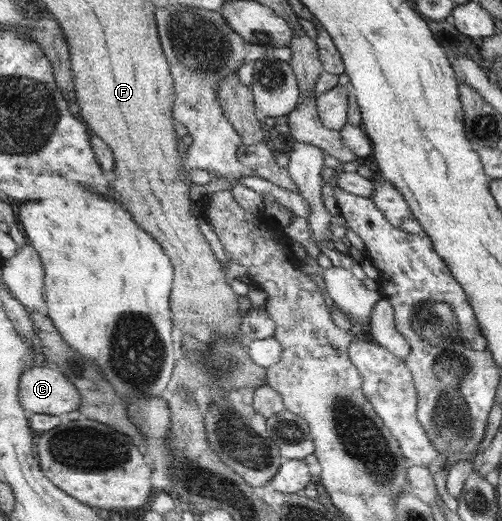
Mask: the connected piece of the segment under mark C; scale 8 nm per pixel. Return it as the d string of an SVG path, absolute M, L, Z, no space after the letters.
M33 366L21 377L20 400L30 415L47 413L63 417L81 407L83 397L76 384L59 370Z

